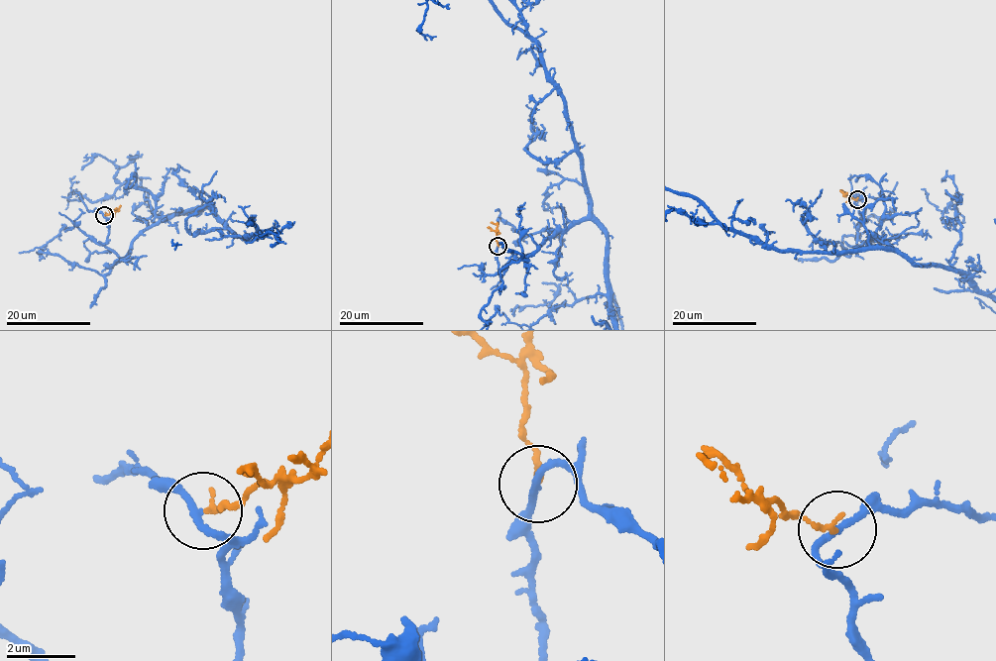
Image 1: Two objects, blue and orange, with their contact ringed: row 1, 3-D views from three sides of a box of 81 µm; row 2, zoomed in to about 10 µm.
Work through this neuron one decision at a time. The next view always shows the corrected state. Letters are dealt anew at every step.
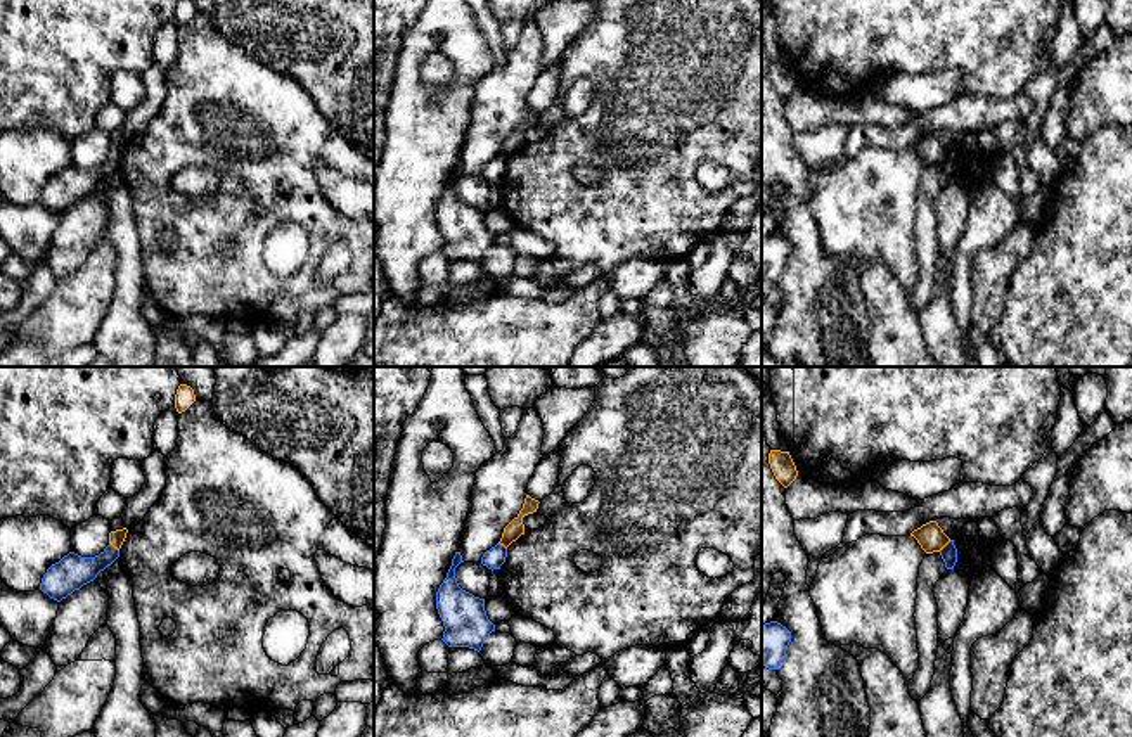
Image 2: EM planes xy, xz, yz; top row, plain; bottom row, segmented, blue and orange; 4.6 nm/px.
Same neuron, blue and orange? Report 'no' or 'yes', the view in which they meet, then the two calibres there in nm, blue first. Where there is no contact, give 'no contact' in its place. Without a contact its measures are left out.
yes; contact in yz; calibres 80 and 130 nm

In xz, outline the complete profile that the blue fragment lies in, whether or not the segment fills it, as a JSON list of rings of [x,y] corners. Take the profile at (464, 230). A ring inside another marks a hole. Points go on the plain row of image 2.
[[[455,164],[447,190],[436,204],[436,221],[443,234],[443,254],[448,260],[469,260],[481,263],[485,253],[495,244],[495,237],[485,223],[485,211],[462,202],[455,190],[455,180],[464,175]]]

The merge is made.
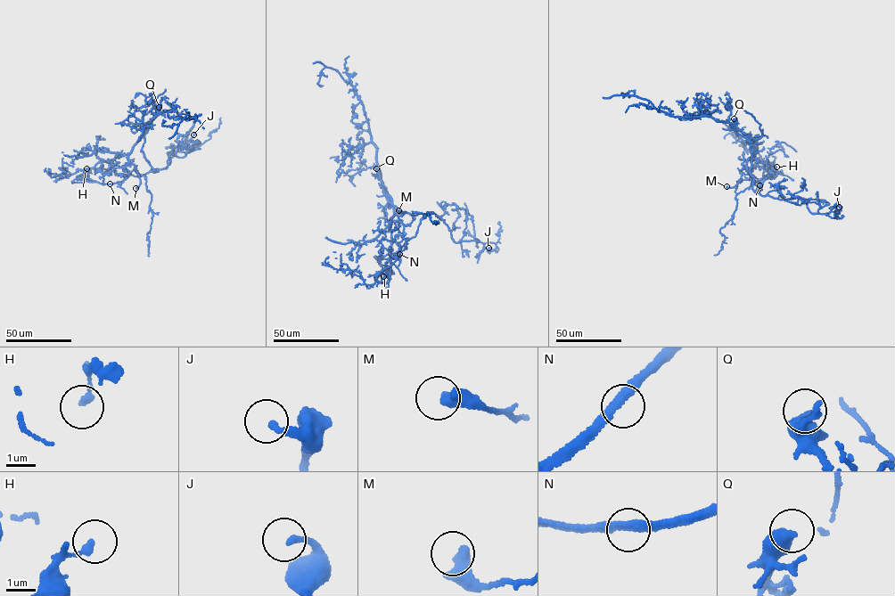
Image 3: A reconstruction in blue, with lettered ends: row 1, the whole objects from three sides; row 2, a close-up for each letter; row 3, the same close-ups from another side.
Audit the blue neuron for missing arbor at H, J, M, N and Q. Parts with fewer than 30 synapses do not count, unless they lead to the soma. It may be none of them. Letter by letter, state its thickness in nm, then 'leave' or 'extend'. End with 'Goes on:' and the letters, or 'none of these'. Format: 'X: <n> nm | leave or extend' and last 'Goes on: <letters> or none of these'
H: 220 nm | leave
J: 200 nm | leave
M: 550 nm | leave
N: 280 nm | leave
Q: 600 nm | leave
Goes on: none of these

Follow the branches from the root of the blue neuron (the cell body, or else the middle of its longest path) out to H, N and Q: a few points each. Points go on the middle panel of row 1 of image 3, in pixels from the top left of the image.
H: (395, 206), (391, 204), (392, 222), (384, 230), (385, 236), (381, 241), (395, 261), (390, 276), (383, 276)
N: (395, 206), (398, 213), (425, 215), (415, 235), (406, 240), (404, 249), (399, 254)
Q: (395, 206), (383, 188), (376, 168)

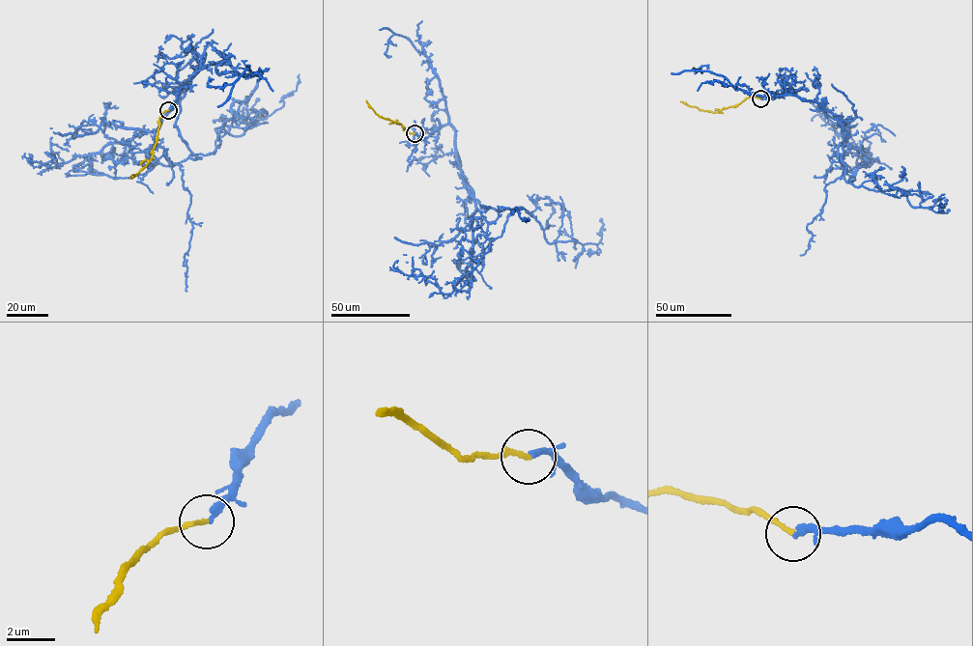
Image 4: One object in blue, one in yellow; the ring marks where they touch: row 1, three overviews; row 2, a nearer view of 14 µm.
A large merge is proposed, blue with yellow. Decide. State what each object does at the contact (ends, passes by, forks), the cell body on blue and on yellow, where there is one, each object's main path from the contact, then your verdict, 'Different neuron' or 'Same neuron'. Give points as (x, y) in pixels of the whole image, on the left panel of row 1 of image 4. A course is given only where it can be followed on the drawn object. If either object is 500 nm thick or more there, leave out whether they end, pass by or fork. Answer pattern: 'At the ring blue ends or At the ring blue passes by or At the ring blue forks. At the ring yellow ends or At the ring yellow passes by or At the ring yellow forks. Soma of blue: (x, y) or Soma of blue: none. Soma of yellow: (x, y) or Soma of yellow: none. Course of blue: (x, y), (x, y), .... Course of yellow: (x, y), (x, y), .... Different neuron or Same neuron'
At the ring blue ends. At the ring yellow ends. Soma of blue: none. Soma of yellow: none. Course of blue: (168, 110), (222, 63), (180, 100), (200, 158), (299, 73). Course of yellow: (168, 110), (160, 115), (151, 159), (133, 176). Different neuron

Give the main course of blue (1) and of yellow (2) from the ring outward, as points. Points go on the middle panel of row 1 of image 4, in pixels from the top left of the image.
1: (414, 133), (452, 126), (482, 208), (512, 209), (507, 216), (522, 207), (550, 243), (597, 244), (601, 221)
2: (414, 133), (406, 130), (397, 121), (380, 117), (366, 100)

